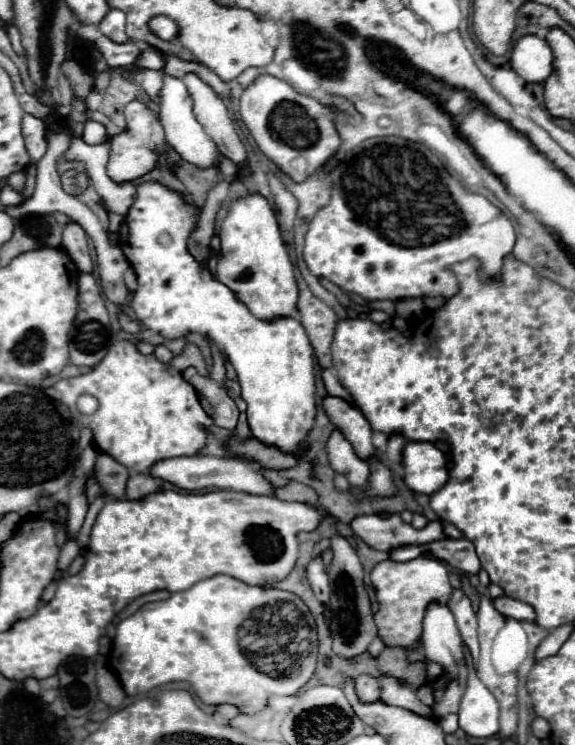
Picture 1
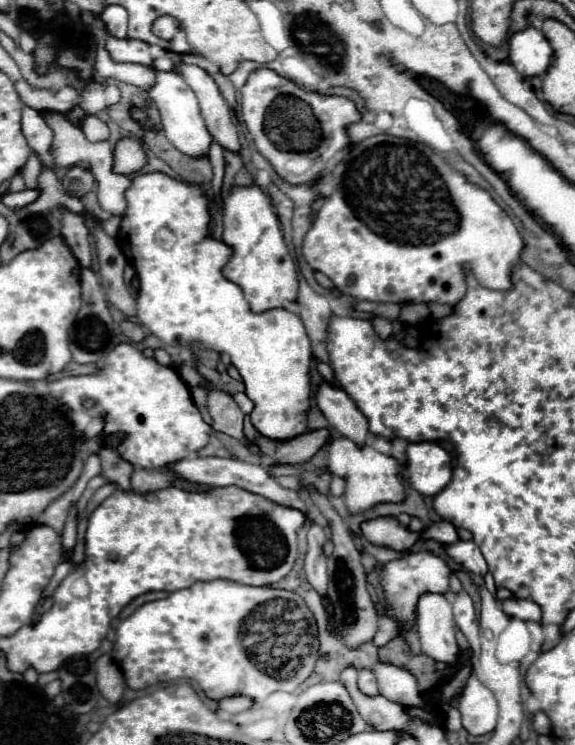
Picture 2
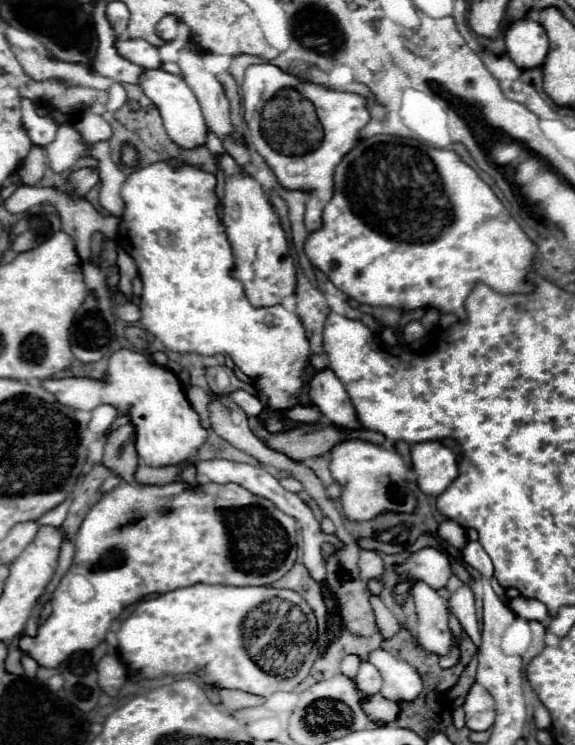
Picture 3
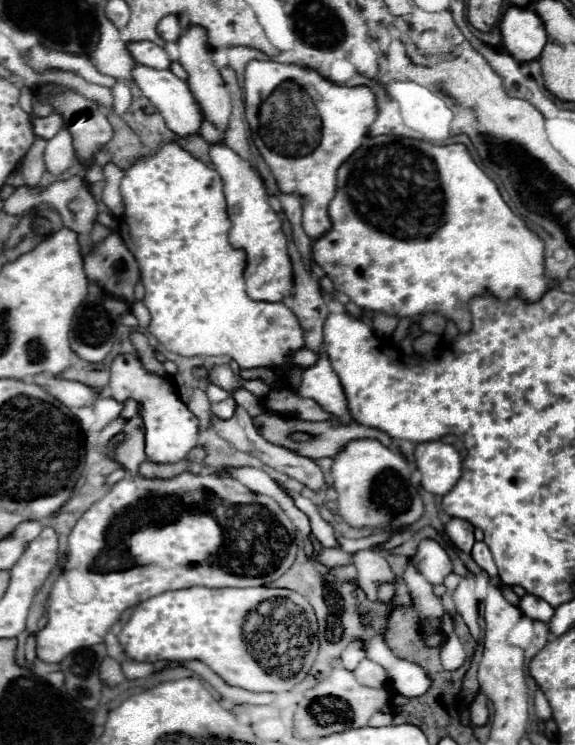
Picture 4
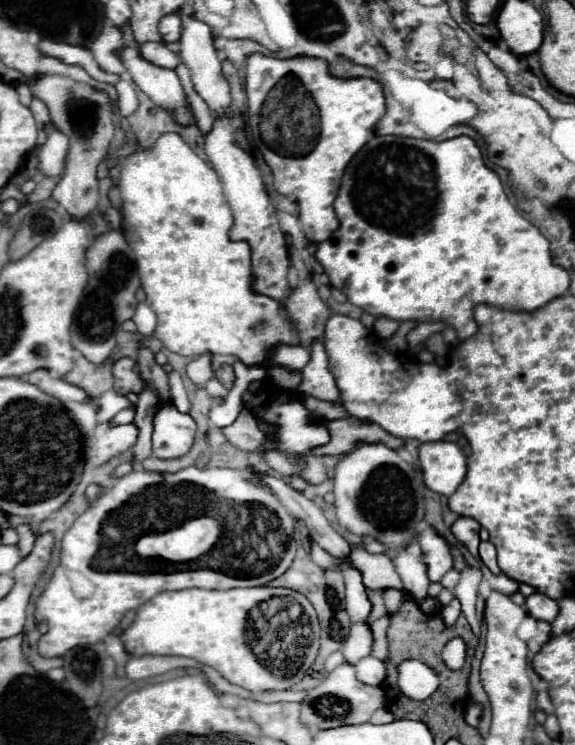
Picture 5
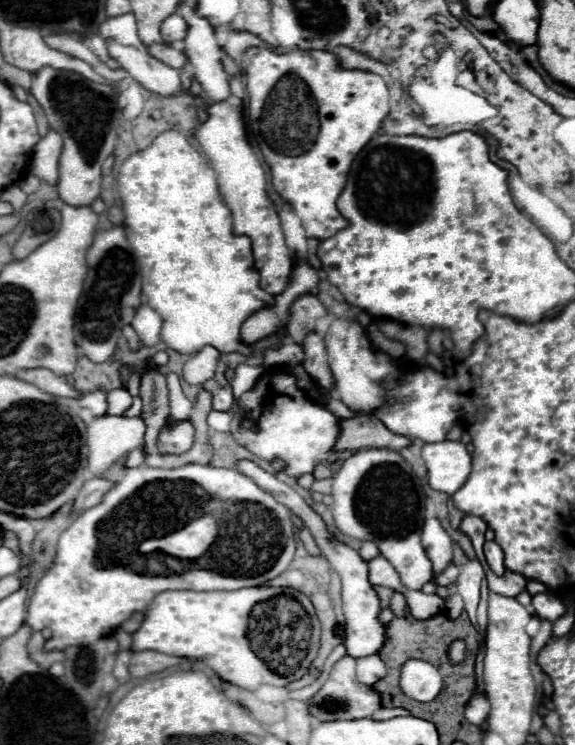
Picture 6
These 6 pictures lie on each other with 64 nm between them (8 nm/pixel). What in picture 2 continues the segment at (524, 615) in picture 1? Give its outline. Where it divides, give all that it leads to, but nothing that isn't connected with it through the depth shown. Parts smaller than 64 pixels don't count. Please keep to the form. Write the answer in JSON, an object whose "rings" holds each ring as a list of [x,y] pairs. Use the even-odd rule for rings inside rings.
{"rings":[[[510,598],[502,602],[502,608],[508,616],[512,618],[520,618],[520,620],[534,620],[540,622],[542,620],[542,608],[538,604],[534,604],[532,600],[520,600],[520,598]]]}

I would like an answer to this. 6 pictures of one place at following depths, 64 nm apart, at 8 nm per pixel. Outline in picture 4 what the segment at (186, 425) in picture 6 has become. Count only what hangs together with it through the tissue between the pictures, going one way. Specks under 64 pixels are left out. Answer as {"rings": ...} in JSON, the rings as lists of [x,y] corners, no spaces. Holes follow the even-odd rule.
{"rings":[[[124,354],[113,360],[110,367],[110,388],[108,392],[124,402],[134,398],[142,404],[142,418],[146,428],[146,454],[152,462],[178,462],[182,460],[194,446],[198,446],[198,418],[180,402],[178,394],[174,394],[172,384],[166,378],[154,376],[146,372],[140,360],[132,354]]]}

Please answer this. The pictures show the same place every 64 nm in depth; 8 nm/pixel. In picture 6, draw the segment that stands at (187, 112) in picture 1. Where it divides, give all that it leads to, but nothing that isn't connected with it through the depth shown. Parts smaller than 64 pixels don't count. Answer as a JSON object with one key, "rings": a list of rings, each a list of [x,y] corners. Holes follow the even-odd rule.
{"rings":[[[120,14],[120,16],[112,16],[106,18],[100,24],[100,36],[106,40],[108,46],[108,54],[110,58],[114,58],[136,82],[140,82],[146,90],[162,94],[162,96],[174,96],[180,90],[180,72],[176,68],[170,68],[168,64],[162,64],[158,58],[150,56],[148,46],[142,44],[142,40],[138,38],[138,30],[136,30],[136,20],[134,14]]]}

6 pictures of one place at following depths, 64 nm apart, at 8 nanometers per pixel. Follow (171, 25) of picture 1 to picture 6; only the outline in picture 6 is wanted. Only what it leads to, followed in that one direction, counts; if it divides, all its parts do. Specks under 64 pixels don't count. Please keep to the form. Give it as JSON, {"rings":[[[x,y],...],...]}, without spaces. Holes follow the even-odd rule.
{"rings":[[[172,14],[162,24],[162,38],[166,44],[180,42],[186,38],[186,30],[188,30],[186,20],[182,20],[182,16],[178,16],[178,14]]]}

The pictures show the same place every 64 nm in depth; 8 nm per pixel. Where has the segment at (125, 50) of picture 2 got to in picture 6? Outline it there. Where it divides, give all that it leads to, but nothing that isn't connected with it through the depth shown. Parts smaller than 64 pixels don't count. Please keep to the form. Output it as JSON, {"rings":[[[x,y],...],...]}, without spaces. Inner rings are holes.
{"rings":[[[154,44],[154,46],[150,46],[150,54],[156,56],[158,60],[162,60],[164,64],[168,64],[172,68],[178,68],[178,70],[188,66],[188,58],[186,58],[184,50],[174,48],[170,44]]]}

